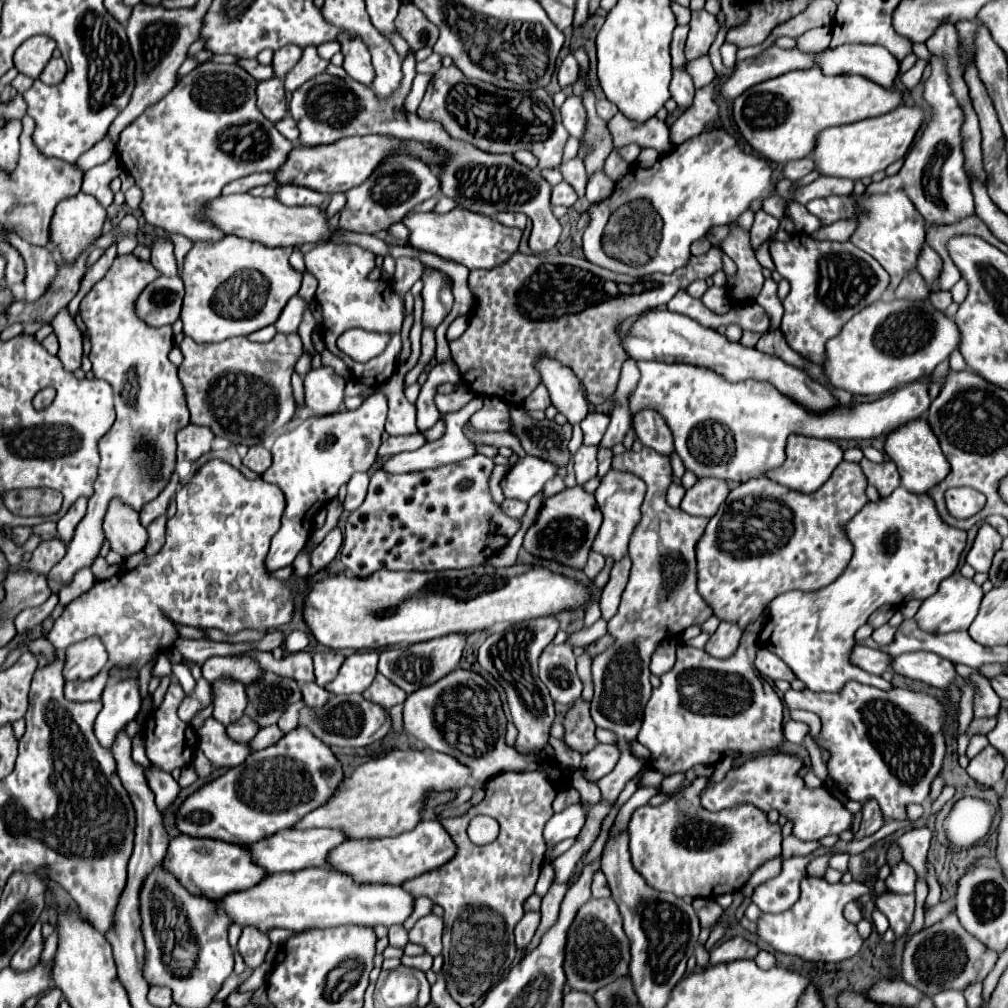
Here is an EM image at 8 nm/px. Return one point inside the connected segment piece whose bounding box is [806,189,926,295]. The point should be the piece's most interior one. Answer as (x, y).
(889, 228)

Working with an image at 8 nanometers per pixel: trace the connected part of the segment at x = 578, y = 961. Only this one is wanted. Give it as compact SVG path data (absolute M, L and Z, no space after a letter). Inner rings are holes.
M590 899L580 907L574 917L574 923L568 931L568 945L566 945L566 961L564 971L568 977L568 985L576 991L594 993L596 989L608 985L616 977L628 973L630 949L628 937L622 929L620 913L616 903L608 899Z

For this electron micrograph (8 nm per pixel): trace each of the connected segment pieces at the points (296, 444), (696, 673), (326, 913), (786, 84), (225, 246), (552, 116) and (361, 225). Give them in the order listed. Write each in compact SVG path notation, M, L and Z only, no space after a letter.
M376 391L354 411L346 409L328 417L308 417L294 431L284 433L274 441L274 461L262 479L282 489L286 495L286 511L282 517L282 527L272 537L272 545L264 561L268 571L292 565L314 527L314 513L338 495L338 489L348 481L352 473L366 473L370 469L380 447L380 437L384 433L386 411L388 403L384 401L384 395Z
M744 633L738 649L726 657L716 659L702 649L678 645L676 665L660 677L660 687L652 689L652 697L644 709L642 729L638 741L650 751L650 769L670 777L674 773L686 773L694 765L714 765L722 759L726 751L738 749L740 753L766 753L782 743L782 701L776 691L764 681L764 677L754 667L756 657L756 635Z
M300 869L296 873L274 873L272 877L264 877L260 883L256 883L250 889L236 891L226 895L216 903L216 909L222 909L232 923L238 923L240 927L256 927L262 933L268 933L270 929L290 929L290 931L304 931L304 929L324 929L324 927L336 927L336 925L400 925L408 919L412 913L414 897L408 895L400 885L356 885L352 877L342 873L332 873L330 869Z
M820 69L790 71L762 81L734 99L732 115L750 147L772 163L786 163L810 155L816 133L834 125L848 125L860 119L878 117L900 105L900 93L880 89L860 75L824 77Z
M222 237L216 243L208 241L196 241L194 247L184 257L184 269L182 269L182 281L186 285L186 297L182 305L182 323L184 333L192 337L196 343L214 343L224 341L238 335L250 335L266 325L276 323L280 317L284 305L292 295L298 293L302 283L302 273L290 267L288 257L292 253L292 247L266 247L258 245L254 241L238 239L238 237Z
M452 65L434 73L426 95L416 111L424 119L442 121L444 129L462 141L476 145L488 153L514 153L518 149L532 151L538 159L538 169L556 169L562 161L562 149L568 131L560 121L560 111L554 107L546 89L512 91L480 79L468 79Z
M390 153L380 161L372 175L358 187L348 189L346 205L340 209L338 227L356 233L378 233L404 219L404 215L418 203L430 199L440 191L436 171L418 157L406 153Z

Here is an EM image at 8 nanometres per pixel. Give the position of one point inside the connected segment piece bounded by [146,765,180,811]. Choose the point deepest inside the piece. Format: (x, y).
(163, 785)

